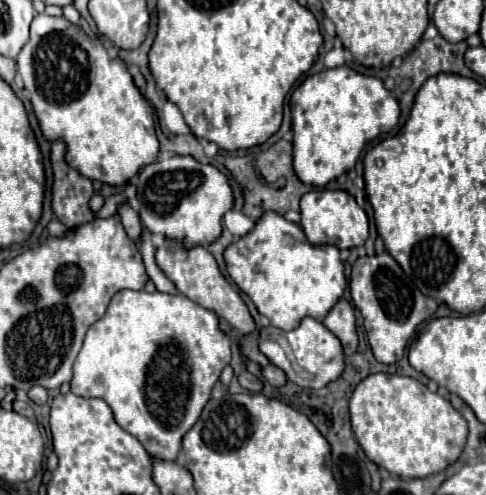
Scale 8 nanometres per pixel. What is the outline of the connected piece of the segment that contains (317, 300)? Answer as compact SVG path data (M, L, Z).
M265 212L249 234L223 252L233 282L251 298L259 314L267 316L271 326L281 330L297 328L305 316L325 318L347 286L339 248L313 246L299 238L305 238L299 224L285 220L277 212Z

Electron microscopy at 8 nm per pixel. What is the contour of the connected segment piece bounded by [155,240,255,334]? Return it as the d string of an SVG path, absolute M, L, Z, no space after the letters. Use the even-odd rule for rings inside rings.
M165 240L157 250L155 250L155 260L159 264L159 268L165 272L165 276L177 286L177 290L181 294L185 294L187 298L191 298L193 302L197 302L203 308L211 308L219 314L219 318L227 320L239 334L249 334L255 328L255 322L245 306L245 302L241 300L241 296L237 294L237 290L223 278L215 258L211 256L211 252L203 246L193 246L193 248L185 248L183 242L179 240Z

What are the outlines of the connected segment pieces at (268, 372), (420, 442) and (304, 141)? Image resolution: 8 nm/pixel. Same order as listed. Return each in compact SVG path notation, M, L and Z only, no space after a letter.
M267 364L263 370L261 370L261 374L263 374L263 378L271 384L271 386L283 386L285 384L285 372L283 370L279 370L277 366L273 366L273 364Z
M371 374L361 380L349 402L349 416L351 428L367 458L399 478L427 478L431 474L443 472L461 456L467 442L467 422L461 412L457 412L441 394L431 392L427 386L409 376Z
M349 66L307 76L291 94L293 116L293 168L303 184L319 184L339 178L355 168L367 142L391 132L401 116L399 102L375 76L363 76Z

